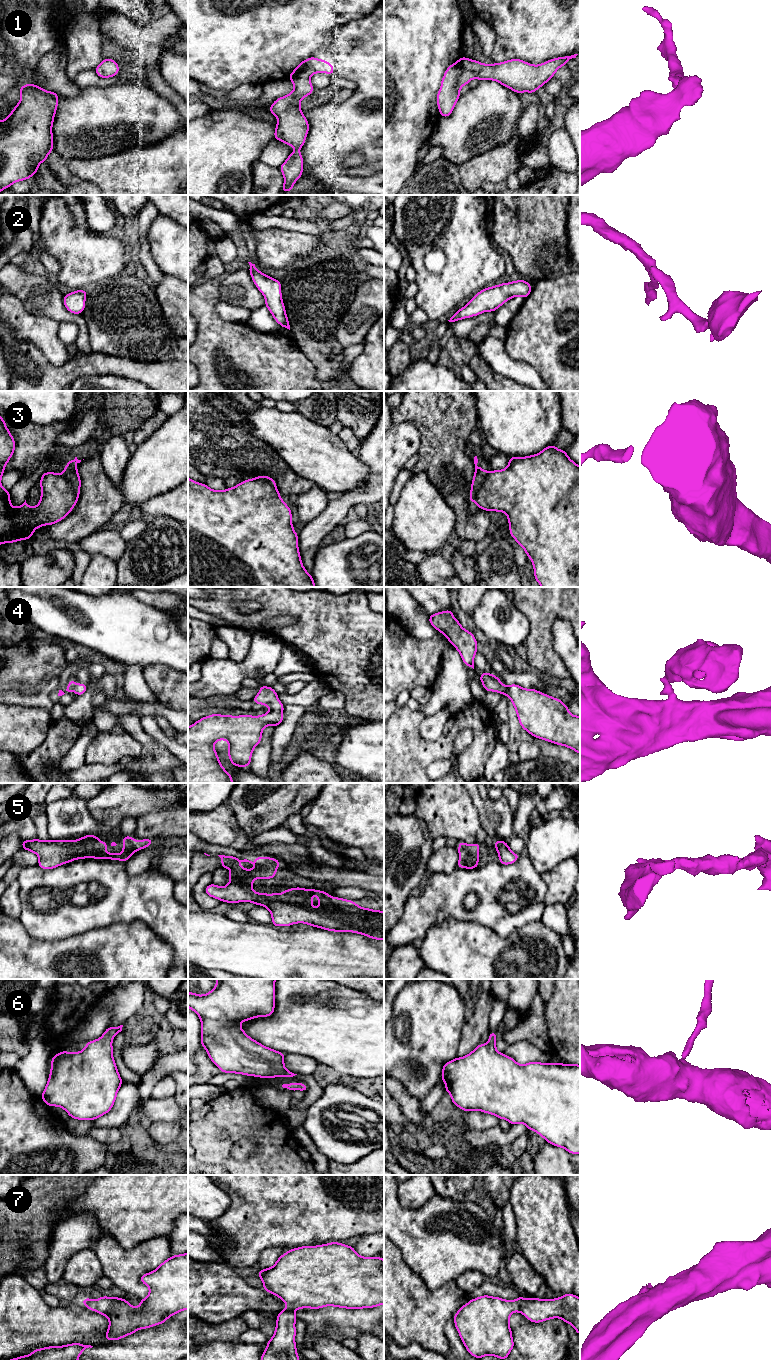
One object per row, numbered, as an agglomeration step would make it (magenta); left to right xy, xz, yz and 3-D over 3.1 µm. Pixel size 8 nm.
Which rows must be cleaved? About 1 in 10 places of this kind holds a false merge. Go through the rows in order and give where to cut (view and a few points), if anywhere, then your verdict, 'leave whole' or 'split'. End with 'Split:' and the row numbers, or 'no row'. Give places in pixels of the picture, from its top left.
1: no cut; leave whole
2: no cut; leave whole
3: cut in yz along (488, 472), (477, 491), (474, 501); split
4: no cut; leave whole
5: no cut; leave whole
6: no cut; leave whole
7: no cut; leave whole
Split: 3

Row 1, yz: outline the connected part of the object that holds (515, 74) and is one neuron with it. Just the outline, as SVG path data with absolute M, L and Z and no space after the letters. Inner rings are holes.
M577 55L558 57L540 65L532 65L521 59L511 59L498 64L483 64L463 56L446 69L441 81L441 87L437 93L440 116L451 115L460 97L461 87L474 78L497 81L516 93L535 93L554 76L561 66L566 65Z

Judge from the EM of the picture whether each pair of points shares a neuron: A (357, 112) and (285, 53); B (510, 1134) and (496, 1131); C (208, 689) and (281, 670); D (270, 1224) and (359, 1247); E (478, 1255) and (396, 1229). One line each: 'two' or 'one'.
A: two
B: one
C: two
D: two
E: one

